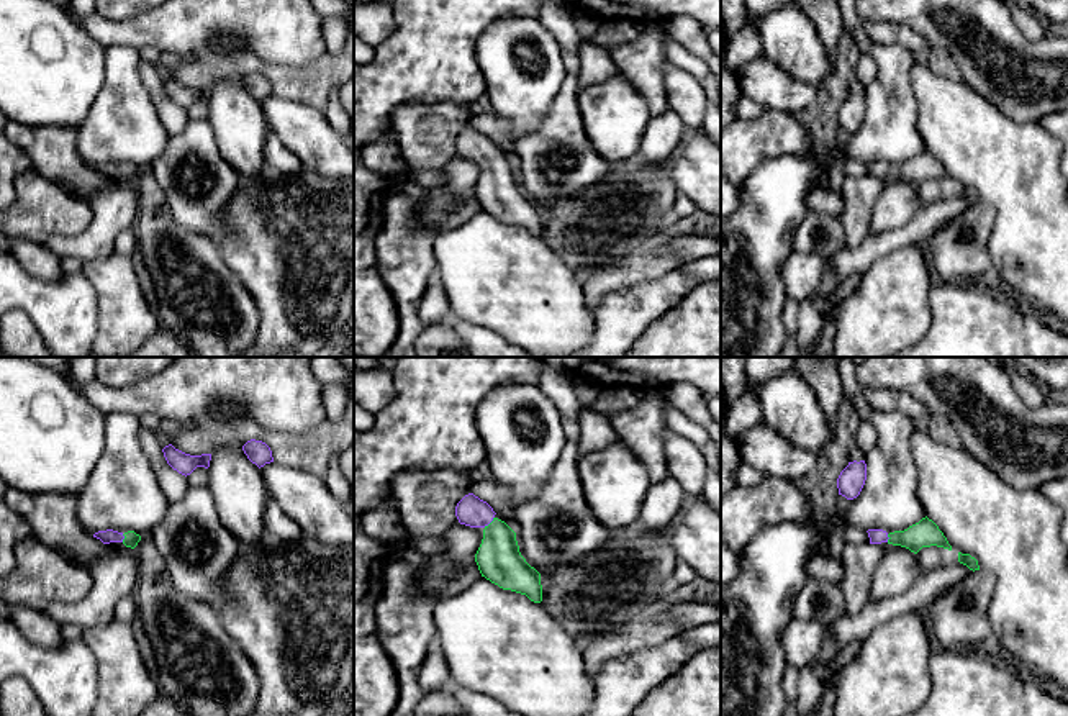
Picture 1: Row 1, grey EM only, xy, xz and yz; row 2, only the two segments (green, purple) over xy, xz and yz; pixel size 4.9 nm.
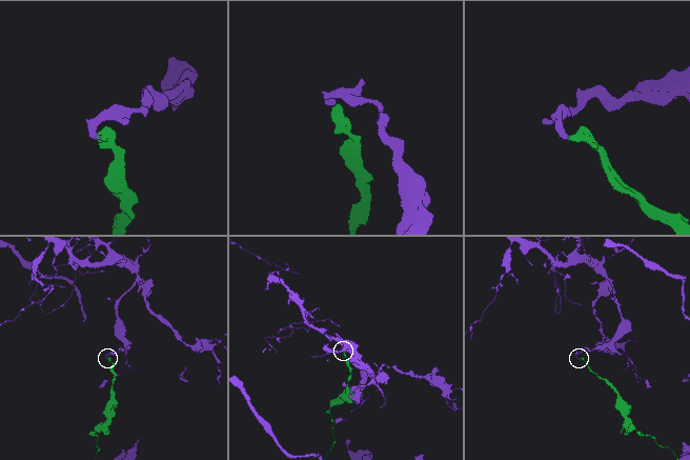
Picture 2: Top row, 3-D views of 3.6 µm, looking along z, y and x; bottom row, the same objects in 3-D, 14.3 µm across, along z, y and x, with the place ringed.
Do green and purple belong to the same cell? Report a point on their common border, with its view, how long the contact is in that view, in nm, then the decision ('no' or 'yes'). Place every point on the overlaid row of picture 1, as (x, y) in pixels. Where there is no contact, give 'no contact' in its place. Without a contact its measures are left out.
contact xz (490, 523); length 80 nm; yes

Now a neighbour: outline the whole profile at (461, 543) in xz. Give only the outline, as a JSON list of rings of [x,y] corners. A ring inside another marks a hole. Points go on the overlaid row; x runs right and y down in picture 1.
[[[455,524],[442,534],[444,544],[432,554],[423,554],[419,585],[434,593],[442,583],[455,578],[462,565],[475,557],[485,528]]]

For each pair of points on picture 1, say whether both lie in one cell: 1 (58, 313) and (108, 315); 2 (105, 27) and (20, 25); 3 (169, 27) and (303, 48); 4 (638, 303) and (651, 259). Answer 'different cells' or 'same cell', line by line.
1: different cells
2: different cells
3: same cell
4: different cells

